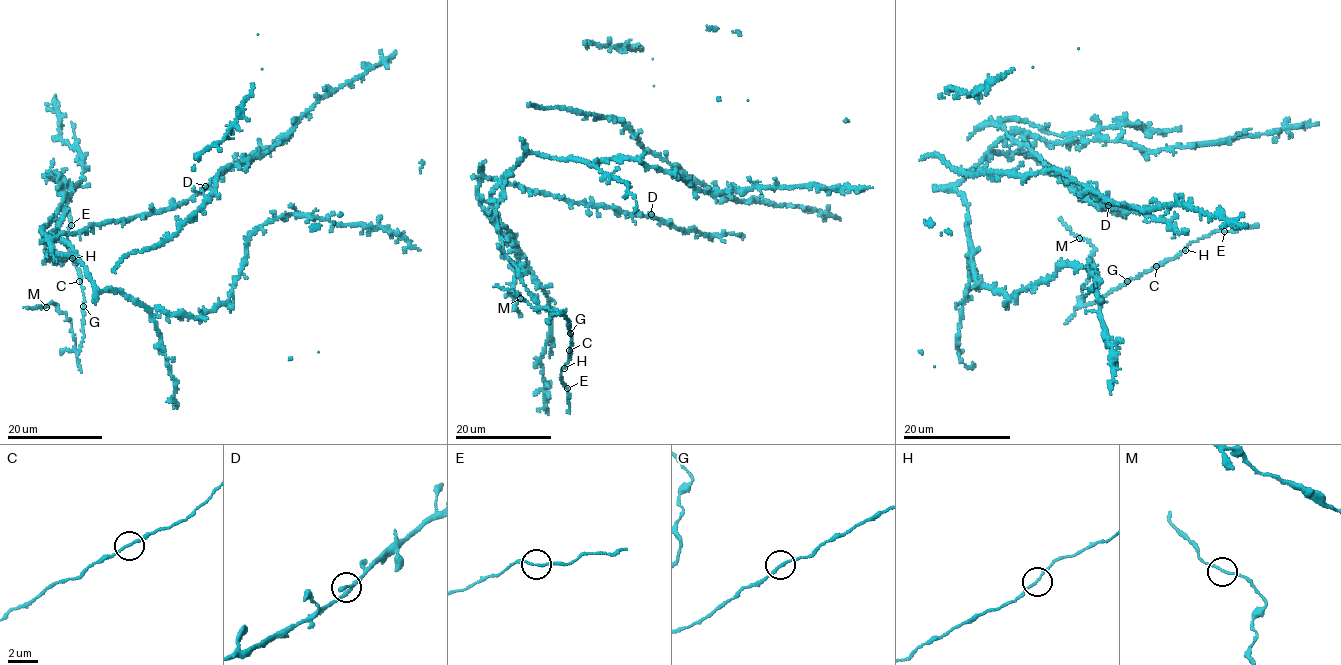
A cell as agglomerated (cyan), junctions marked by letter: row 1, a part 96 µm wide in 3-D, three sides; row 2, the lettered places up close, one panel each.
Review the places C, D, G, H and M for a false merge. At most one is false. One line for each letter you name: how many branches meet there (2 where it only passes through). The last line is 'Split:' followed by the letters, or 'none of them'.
Split: none of them

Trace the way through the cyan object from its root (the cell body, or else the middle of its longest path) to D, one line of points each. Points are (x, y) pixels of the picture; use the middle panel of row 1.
D: (488, 177), (581, 203), (617, 207), (629, 214), (652, 217), (651, 214)

